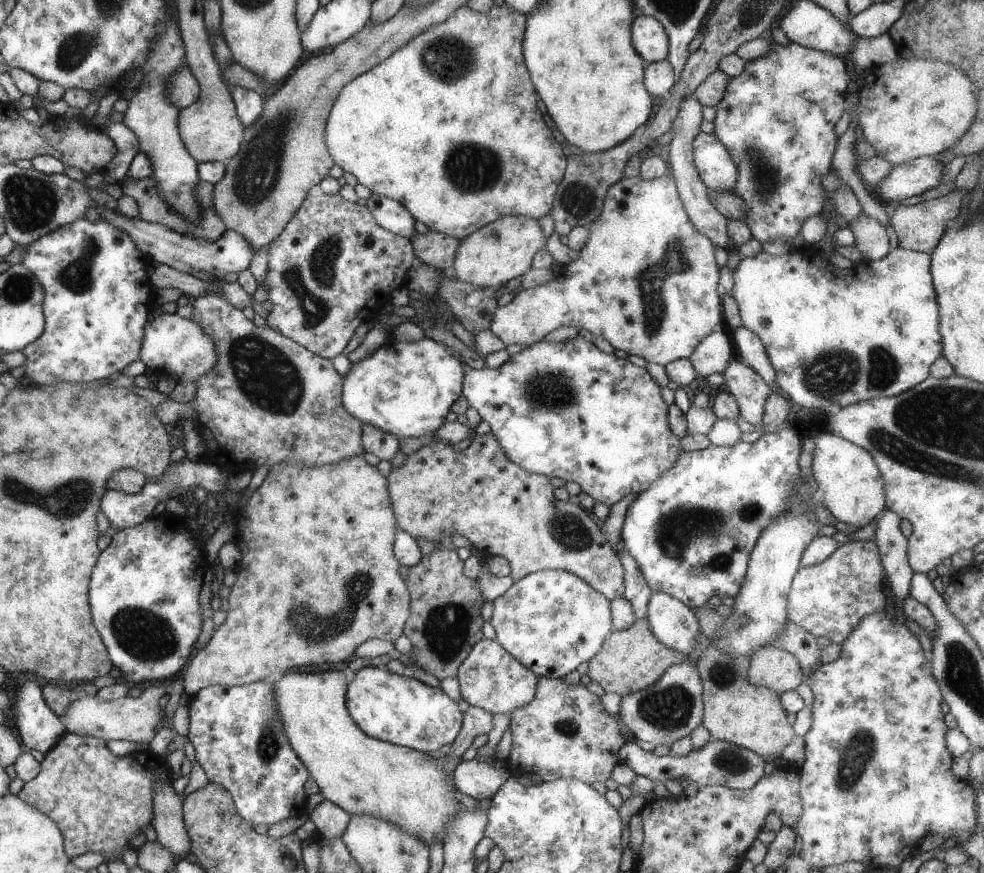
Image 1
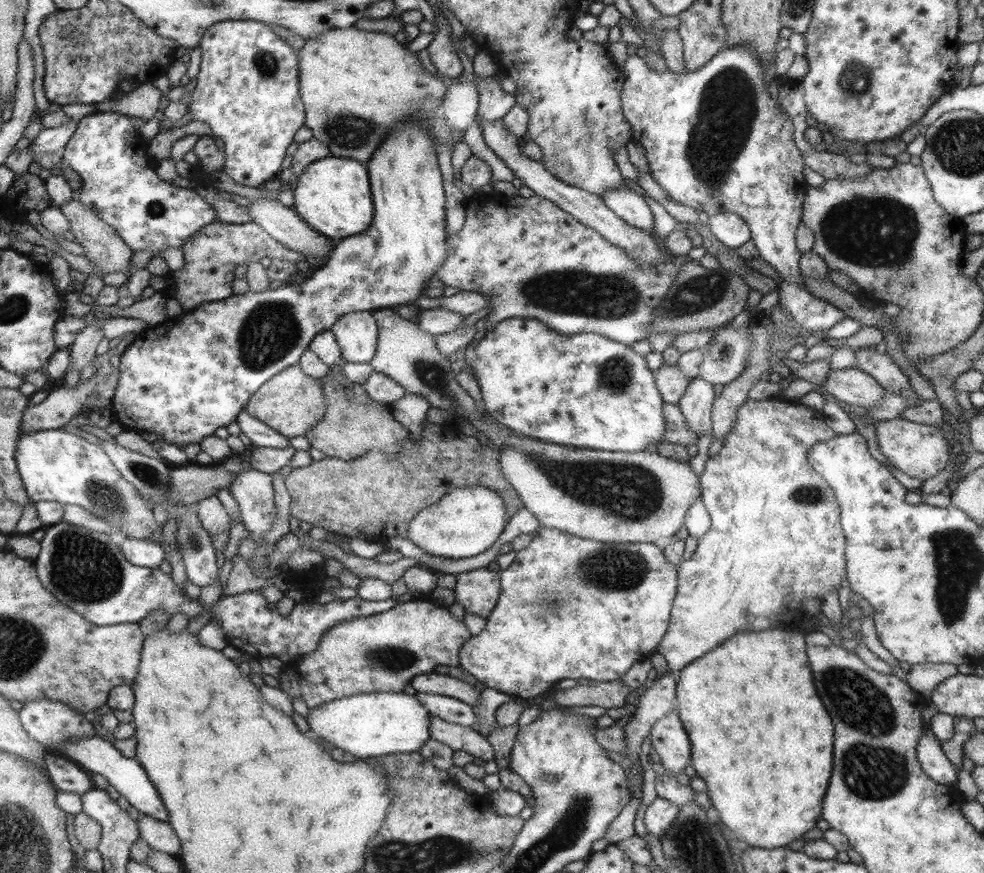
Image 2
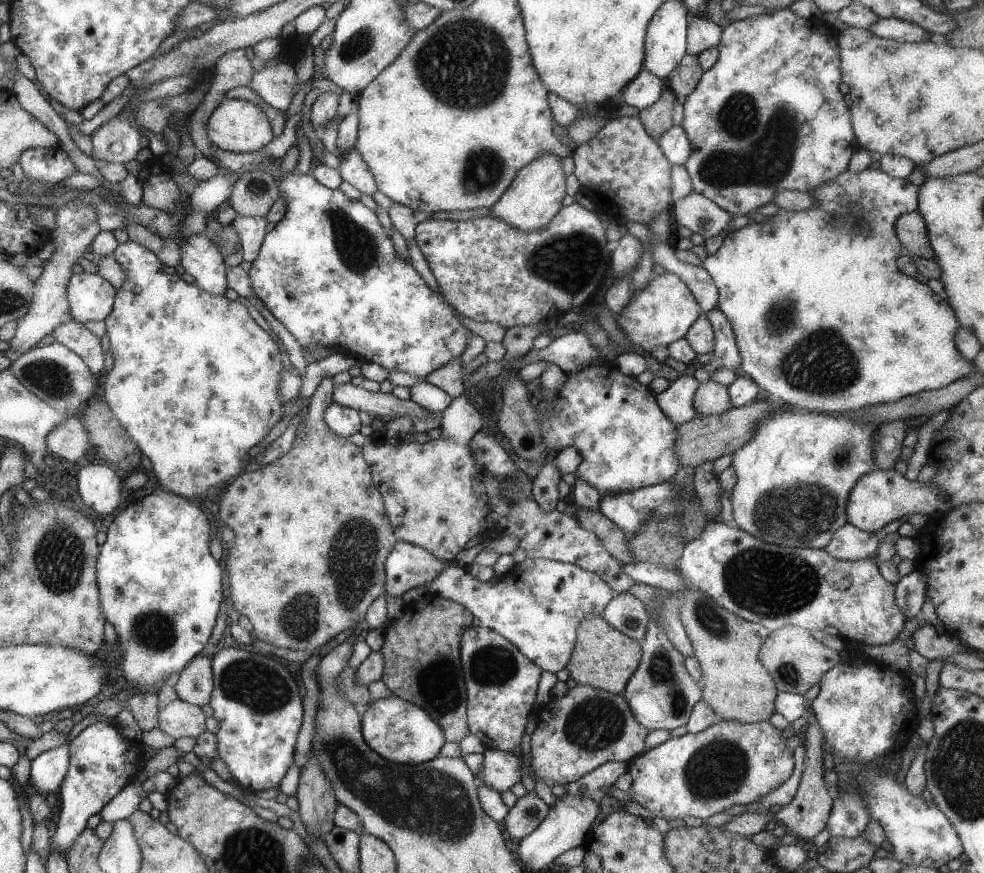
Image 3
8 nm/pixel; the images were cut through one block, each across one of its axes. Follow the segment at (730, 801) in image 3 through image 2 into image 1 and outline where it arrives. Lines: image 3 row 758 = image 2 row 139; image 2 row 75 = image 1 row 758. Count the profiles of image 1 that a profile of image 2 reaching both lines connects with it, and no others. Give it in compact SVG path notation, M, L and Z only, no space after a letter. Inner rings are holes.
M627 742L623 746L619 746L619 760L623 764L627 764L635 776L645 776L651 782L659 780L659 782L669 782L669 780L679 780L679 782L695 782L699 784L699 788L703 786L723 786L729 790L737 790L737 792L747 792L753 790L755 784L761 780L765 762L761 756L747 752L743 748L731 746L727 742L709 742L707 746L703 746L703 750L697 752L689 752L683 758L675 758L675 756L653 756L651 752L643 752L639 746L635 746L635 742Z

